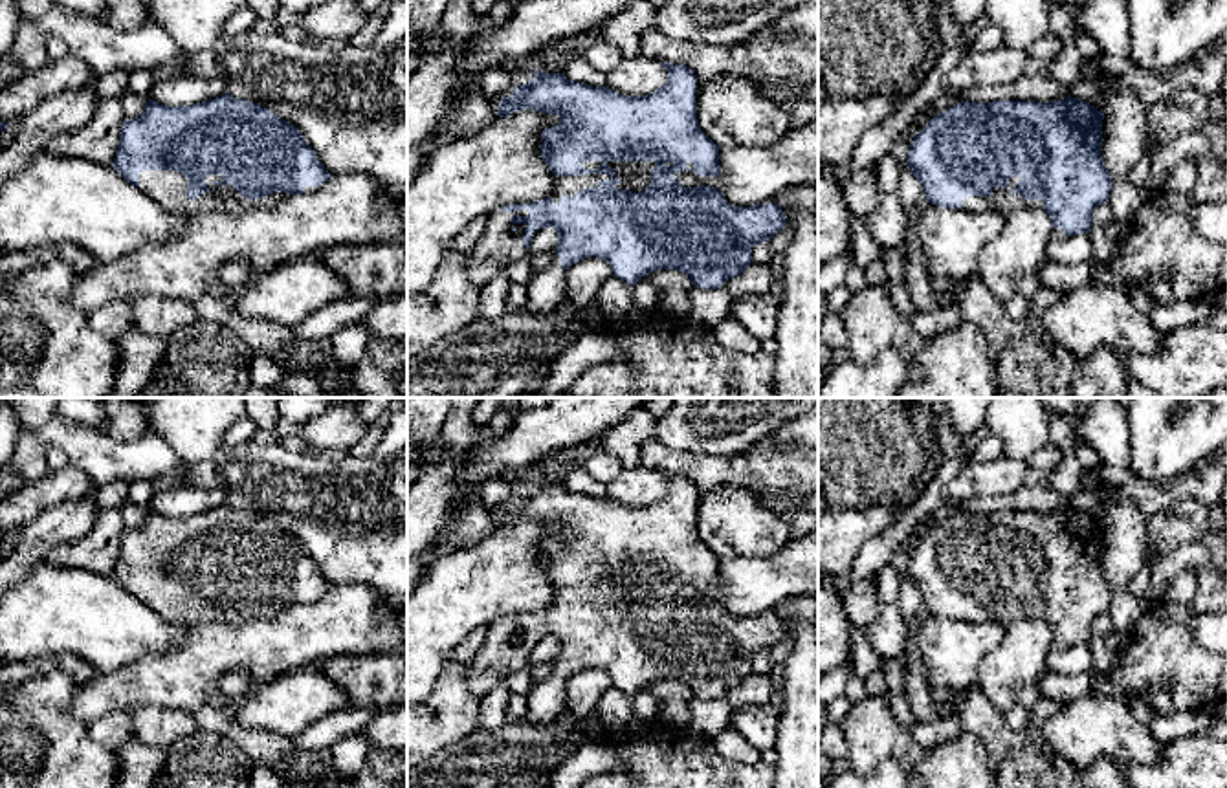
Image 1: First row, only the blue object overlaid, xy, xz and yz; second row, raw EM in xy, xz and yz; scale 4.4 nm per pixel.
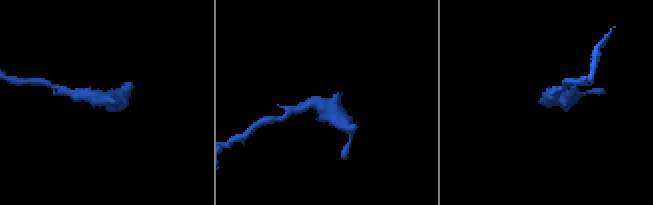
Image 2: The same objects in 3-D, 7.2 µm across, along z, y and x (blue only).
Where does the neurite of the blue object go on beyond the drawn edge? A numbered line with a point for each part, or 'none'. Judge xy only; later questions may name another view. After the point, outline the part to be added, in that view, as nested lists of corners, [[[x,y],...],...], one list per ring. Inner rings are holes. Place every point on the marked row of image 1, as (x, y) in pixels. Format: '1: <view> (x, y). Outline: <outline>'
1: xy (165, 187). Outline: [[[141,170],[138,189],[163,211],[191,216],[205,211],[242,214],[246,211],[275,207],[292,196],[288,192],[273,192],[259,200],[249,200],[238,194],[233,185],[222,185],[220,174],[213,174],[205,178],[211,191],[200,194],[196,200],[189,200],[185,196],[189,181],[189,178],[176,170]]]

